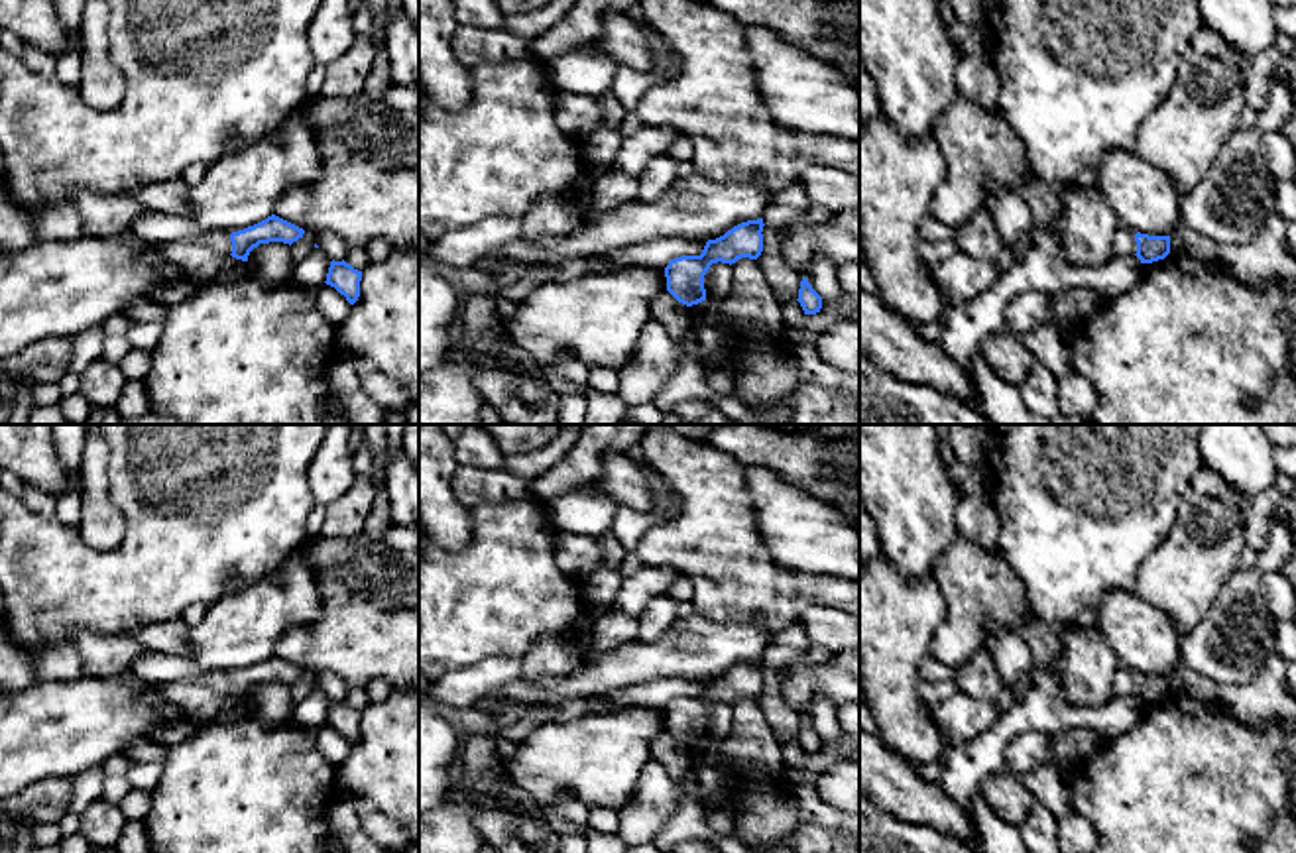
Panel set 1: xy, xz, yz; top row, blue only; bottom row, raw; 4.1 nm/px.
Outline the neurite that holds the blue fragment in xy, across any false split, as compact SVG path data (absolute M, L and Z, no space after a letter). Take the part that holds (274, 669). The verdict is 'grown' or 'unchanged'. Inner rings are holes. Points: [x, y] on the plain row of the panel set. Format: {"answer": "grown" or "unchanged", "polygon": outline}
{"answer": "unchanged", "polygon": "M271 654L265 660L248 666L244 670L232 672L230 682L232 682L232 698L248 702L248 696L254 688L260 684L269 684L269 682L283 682L283 684L293 684L299 678L303 678L305 670Z"}

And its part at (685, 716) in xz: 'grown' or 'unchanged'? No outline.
unchanged

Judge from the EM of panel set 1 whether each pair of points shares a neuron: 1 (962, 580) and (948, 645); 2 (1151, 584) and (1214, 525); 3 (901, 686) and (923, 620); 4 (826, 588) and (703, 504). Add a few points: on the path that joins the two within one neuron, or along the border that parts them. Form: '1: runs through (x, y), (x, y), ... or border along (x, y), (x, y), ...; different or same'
1: runs through (962, 596), (962, 629); same
2: runs through (1167, 572), (1198, 541); same
3: runs through (901, 671), (901, 641), (907, 635); same
4: runs through (793, 588), (773, 586), (724, 537); same

